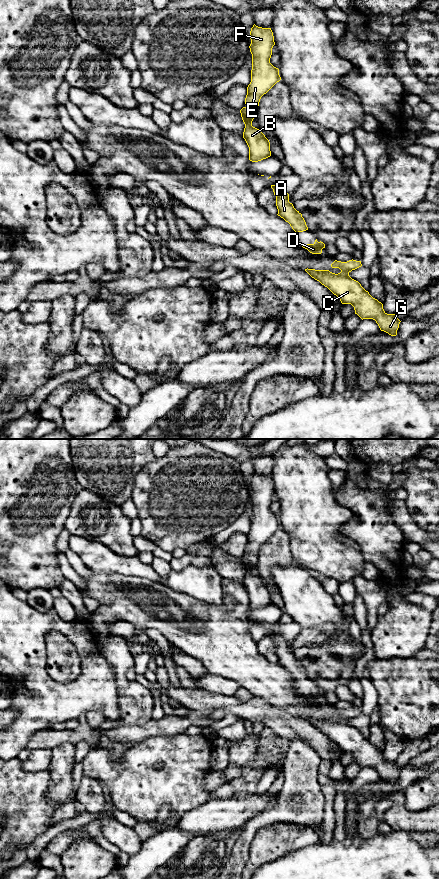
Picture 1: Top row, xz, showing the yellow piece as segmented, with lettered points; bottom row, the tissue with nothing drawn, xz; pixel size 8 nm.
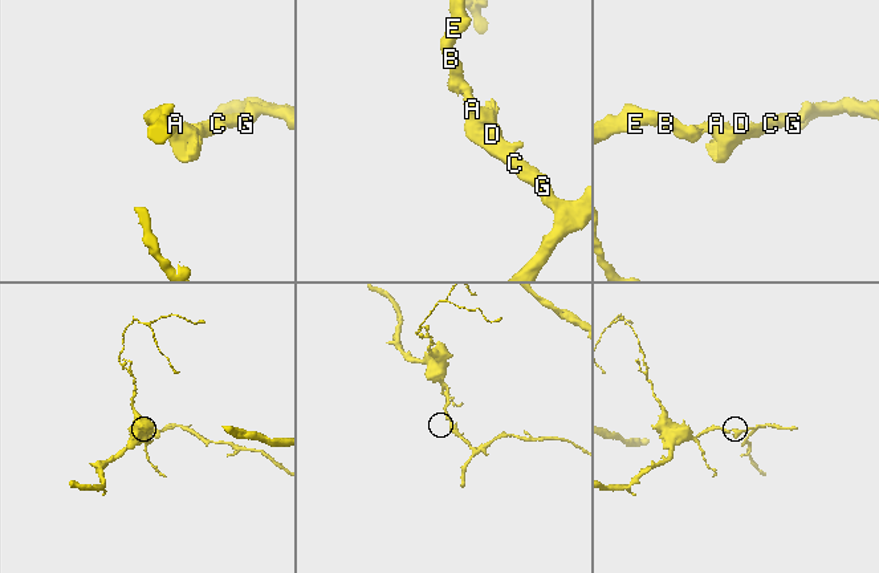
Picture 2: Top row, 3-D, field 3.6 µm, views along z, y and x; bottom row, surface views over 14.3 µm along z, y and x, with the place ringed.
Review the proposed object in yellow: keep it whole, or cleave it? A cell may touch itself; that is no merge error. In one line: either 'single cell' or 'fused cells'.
single cell

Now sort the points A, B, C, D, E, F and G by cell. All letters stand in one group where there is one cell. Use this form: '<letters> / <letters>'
A B C D E F G

